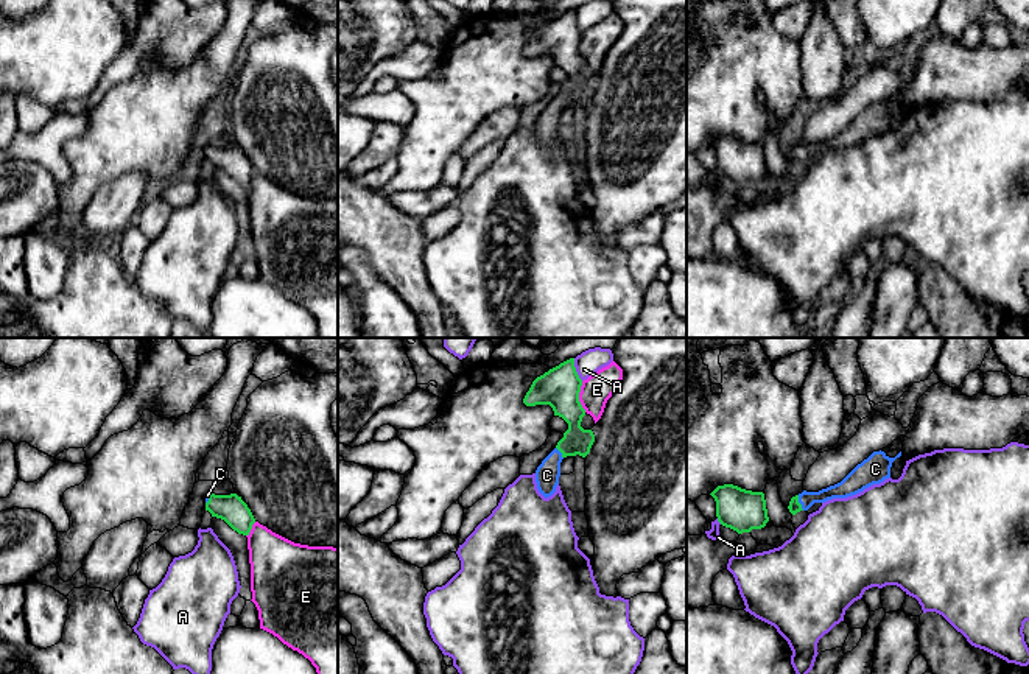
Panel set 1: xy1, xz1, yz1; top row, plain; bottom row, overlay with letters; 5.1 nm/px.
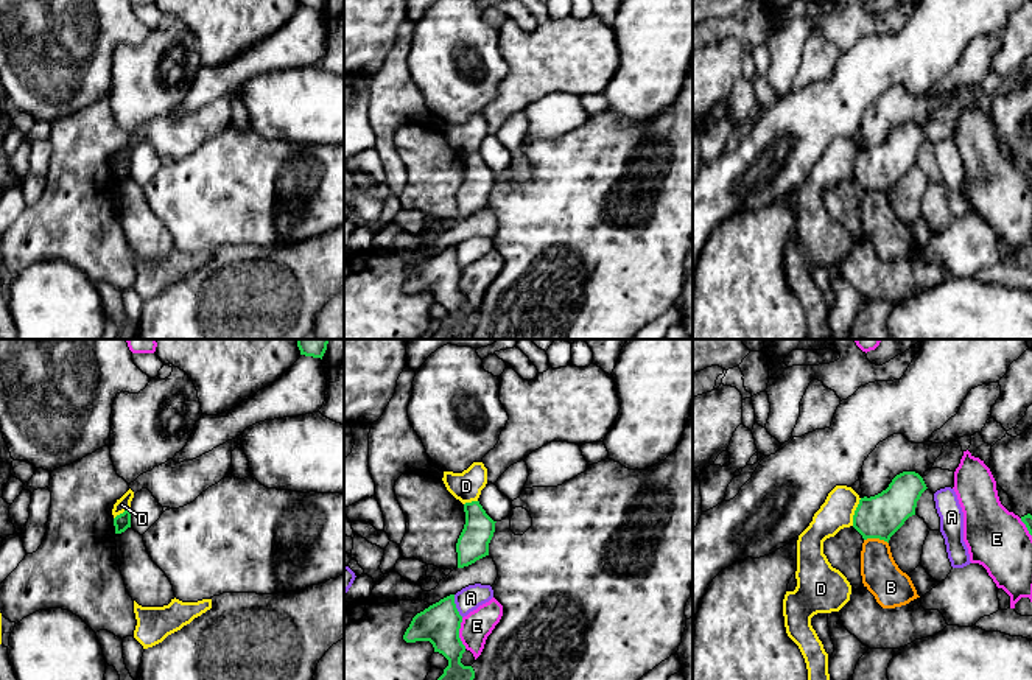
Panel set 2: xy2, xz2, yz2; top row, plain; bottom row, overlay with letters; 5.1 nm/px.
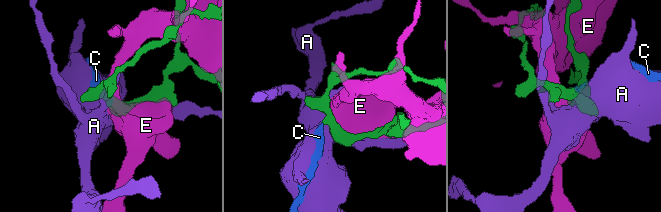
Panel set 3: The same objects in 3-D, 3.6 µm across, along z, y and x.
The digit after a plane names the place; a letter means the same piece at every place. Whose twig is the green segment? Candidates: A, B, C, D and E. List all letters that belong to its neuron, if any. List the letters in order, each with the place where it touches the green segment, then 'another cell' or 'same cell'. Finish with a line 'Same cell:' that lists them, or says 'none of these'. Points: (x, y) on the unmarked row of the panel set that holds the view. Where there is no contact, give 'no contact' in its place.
A: xz1 (575, 21) | another cell
B: yz2 (877, 189) | another cell
C: yz1 (799, 154) | same cell
D: yz2 (855, 164) | another cell
E: xz1 (578, 49) | another cell
Same cell: C

